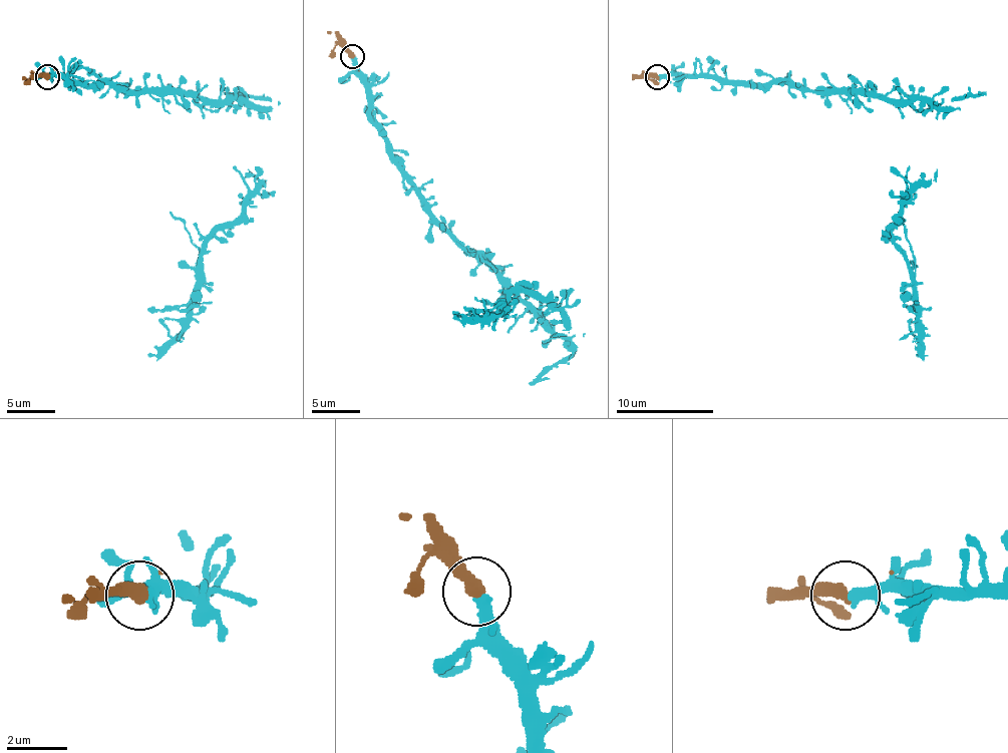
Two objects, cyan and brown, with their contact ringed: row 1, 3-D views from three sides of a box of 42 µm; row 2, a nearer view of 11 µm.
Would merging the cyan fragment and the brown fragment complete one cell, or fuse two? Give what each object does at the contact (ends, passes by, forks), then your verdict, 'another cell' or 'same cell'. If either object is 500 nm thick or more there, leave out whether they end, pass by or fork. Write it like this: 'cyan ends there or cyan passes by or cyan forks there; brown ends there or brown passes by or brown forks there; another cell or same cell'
cyan passes by; brown ends there; same cell

